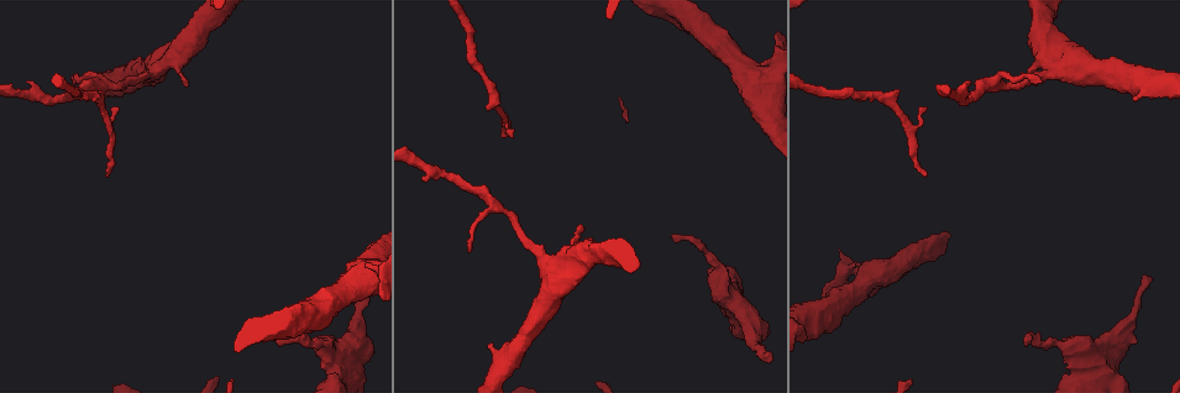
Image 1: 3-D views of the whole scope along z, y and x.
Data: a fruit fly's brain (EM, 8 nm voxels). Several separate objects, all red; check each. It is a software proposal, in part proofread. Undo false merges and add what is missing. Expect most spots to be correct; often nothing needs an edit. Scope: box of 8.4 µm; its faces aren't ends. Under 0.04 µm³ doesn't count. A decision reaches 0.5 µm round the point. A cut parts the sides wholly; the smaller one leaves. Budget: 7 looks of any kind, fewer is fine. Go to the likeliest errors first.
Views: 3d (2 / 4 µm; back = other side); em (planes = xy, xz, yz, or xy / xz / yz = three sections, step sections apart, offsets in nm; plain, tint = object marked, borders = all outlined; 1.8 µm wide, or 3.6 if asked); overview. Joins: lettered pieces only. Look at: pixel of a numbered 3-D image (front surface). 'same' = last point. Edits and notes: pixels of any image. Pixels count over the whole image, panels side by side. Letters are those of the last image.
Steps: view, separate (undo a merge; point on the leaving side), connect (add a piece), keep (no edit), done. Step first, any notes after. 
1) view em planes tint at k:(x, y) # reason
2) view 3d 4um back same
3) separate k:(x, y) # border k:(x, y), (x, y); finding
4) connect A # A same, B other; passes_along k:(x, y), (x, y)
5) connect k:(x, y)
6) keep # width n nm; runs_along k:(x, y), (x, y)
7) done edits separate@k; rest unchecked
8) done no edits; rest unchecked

view em xz step 8 tint at 1:(493, 344) # stops while still wide

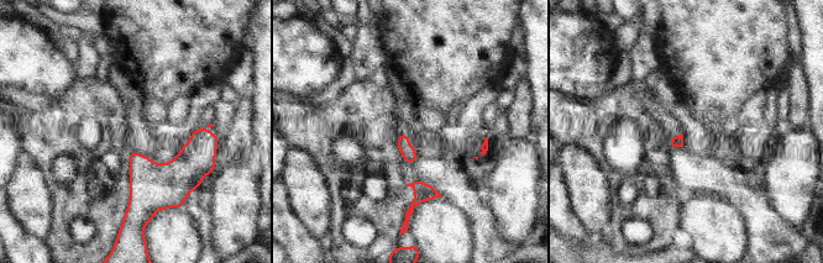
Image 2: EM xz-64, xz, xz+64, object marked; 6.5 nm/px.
view em xy step 8 borders same

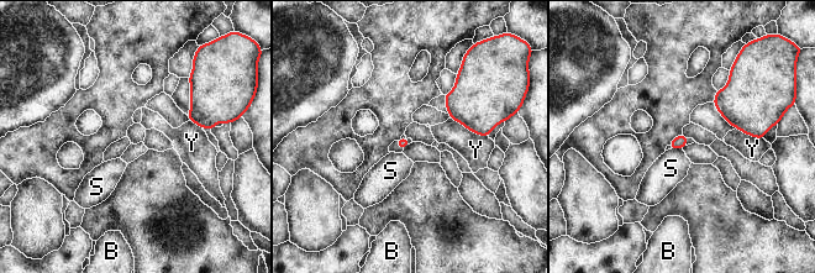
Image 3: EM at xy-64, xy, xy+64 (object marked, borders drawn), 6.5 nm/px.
keep # longest_contact Y 280 nm; B other, S other, Y other; border 3:(671, 148), (682, 150); none of them fits

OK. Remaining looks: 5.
view em planes borders at 1:(1040, 80) # free end

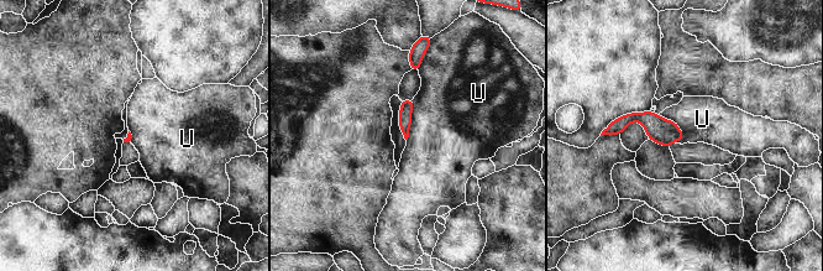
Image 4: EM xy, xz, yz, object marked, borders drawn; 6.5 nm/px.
keep # longest_contact U 240 nm; U other; border 4:(659, 114), (674, 120), (686, 137); none of them fits

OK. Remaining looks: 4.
view em planes borders at 1:(672, 234) # free end

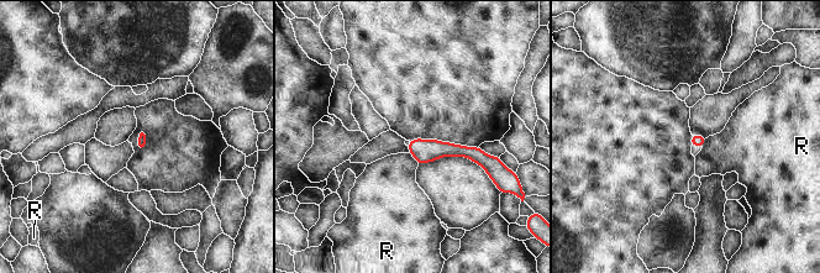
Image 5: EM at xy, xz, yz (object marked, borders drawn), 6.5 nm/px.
keep # R other; runs_along 5:(411, 143), (484, 157); none of them fits

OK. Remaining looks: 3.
done no edits; rest unchecked

